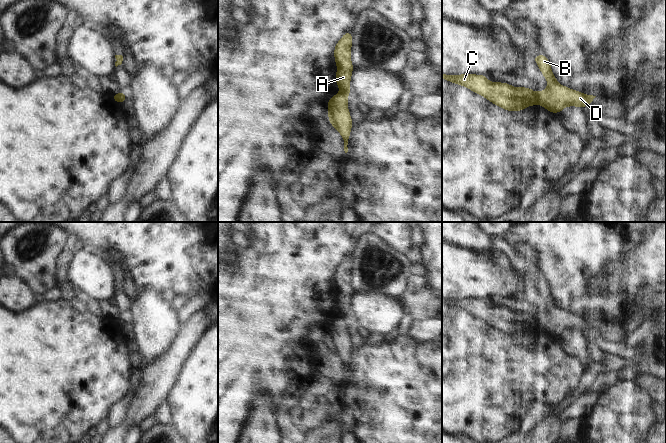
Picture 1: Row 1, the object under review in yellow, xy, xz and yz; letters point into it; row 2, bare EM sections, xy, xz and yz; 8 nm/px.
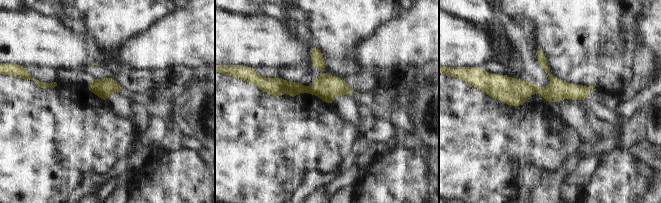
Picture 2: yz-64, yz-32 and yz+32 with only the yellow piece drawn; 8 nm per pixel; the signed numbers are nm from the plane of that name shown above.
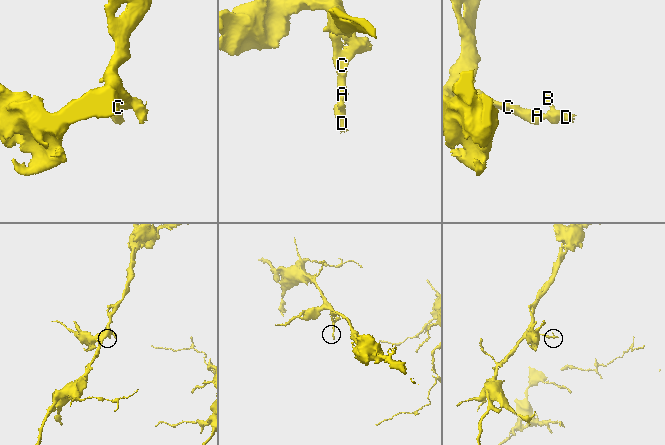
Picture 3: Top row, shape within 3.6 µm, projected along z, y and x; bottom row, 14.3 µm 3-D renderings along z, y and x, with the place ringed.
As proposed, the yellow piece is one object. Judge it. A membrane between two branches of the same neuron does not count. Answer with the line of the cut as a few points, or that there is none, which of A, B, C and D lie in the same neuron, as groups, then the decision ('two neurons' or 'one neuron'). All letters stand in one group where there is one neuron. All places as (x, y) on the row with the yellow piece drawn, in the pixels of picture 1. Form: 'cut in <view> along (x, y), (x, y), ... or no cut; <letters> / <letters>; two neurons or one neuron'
cut in yz along (537, 93), (537, 100), (539, 102); A C / B D; two neurons

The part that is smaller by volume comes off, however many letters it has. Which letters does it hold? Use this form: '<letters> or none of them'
B, D

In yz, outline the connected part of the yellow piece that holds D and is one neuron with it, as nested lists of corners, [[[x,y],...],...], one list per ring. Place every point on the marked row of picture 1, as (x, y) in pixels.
[[[535,55],[533,59],[548,82],[548,88],[545,91],[538,92],[538,102],[549,112],[561,113],[567,105],[584,108],[592,103],[596,96],[584,95],[579,91],[562,86],[556,81],[546,55]]]

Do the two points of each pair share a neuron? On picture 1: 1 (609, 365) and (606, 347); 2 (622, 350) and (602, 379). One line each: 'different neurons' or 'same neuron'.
1: different neurons
2: different neurons

